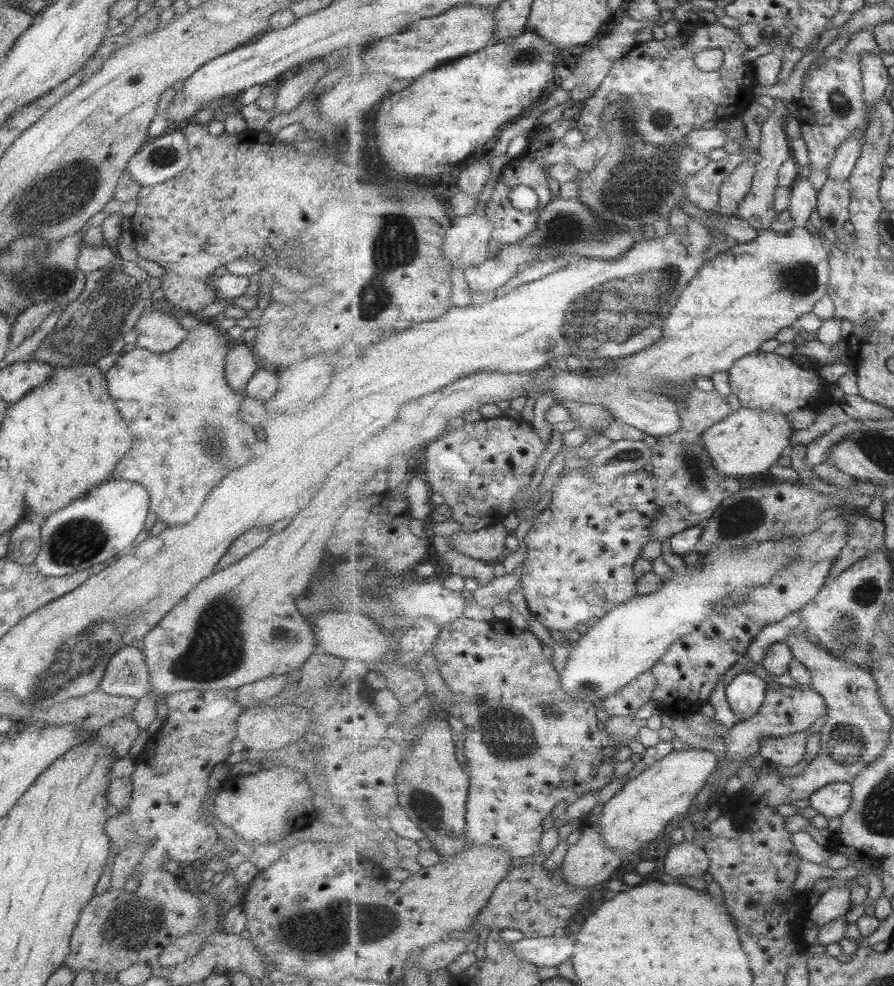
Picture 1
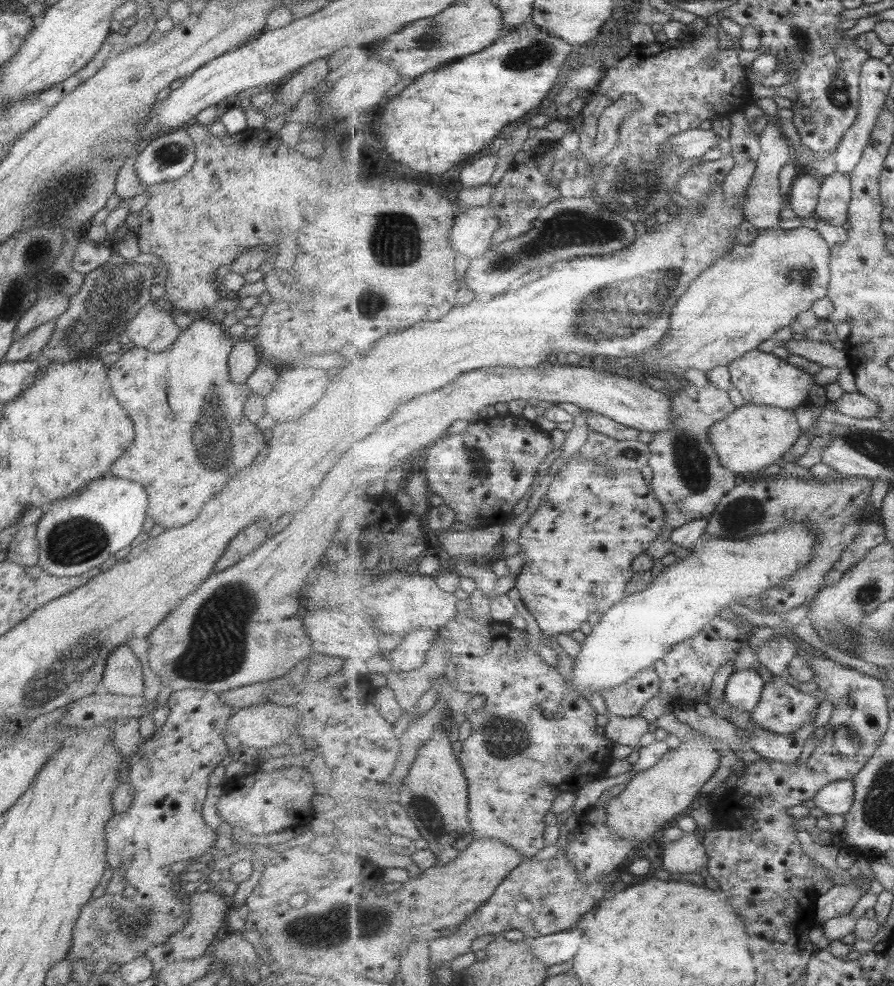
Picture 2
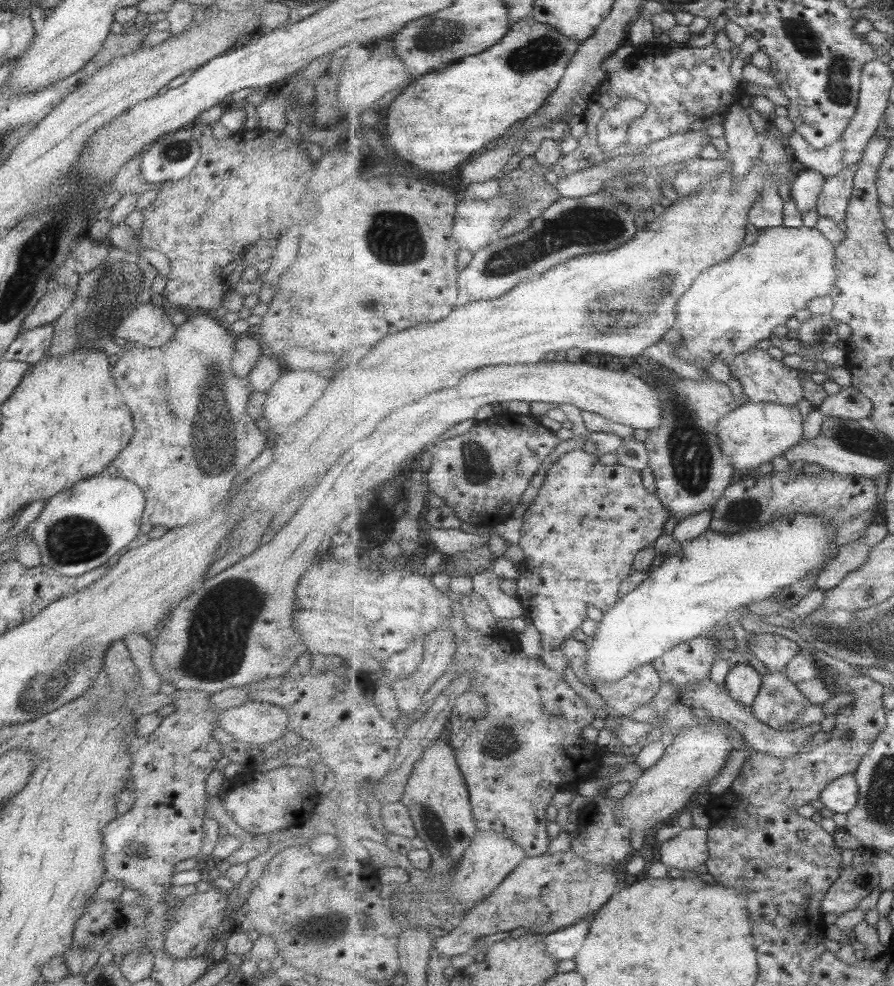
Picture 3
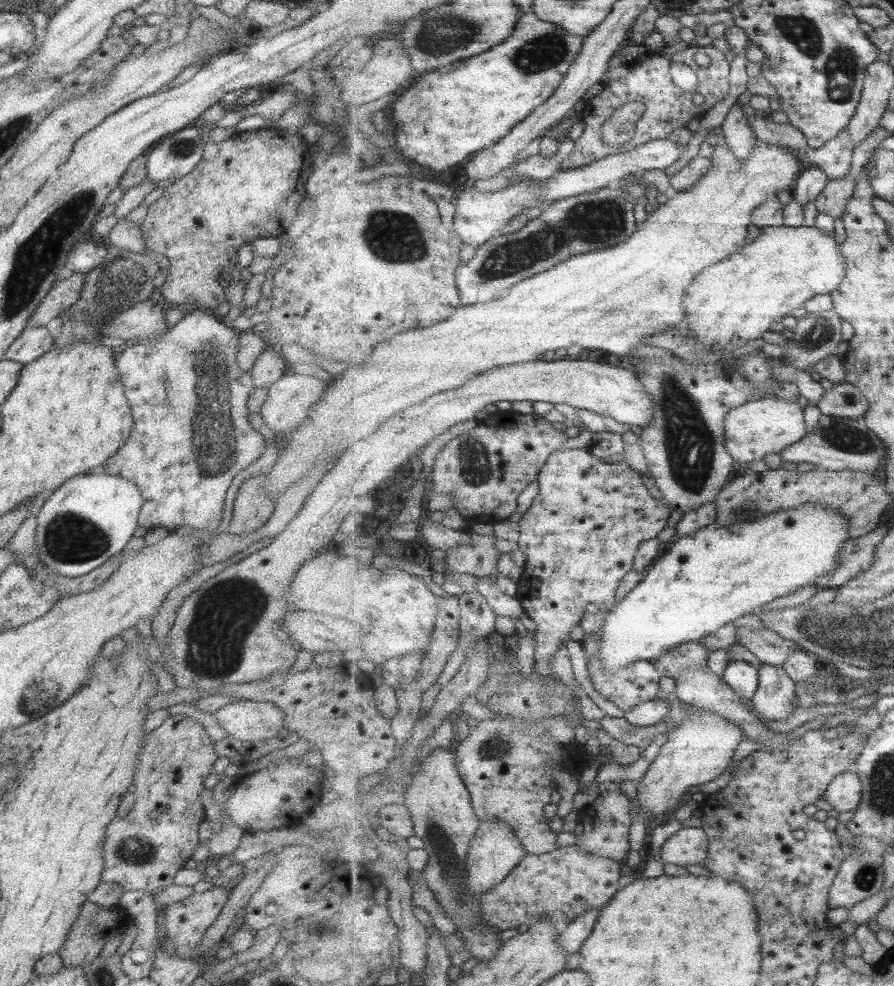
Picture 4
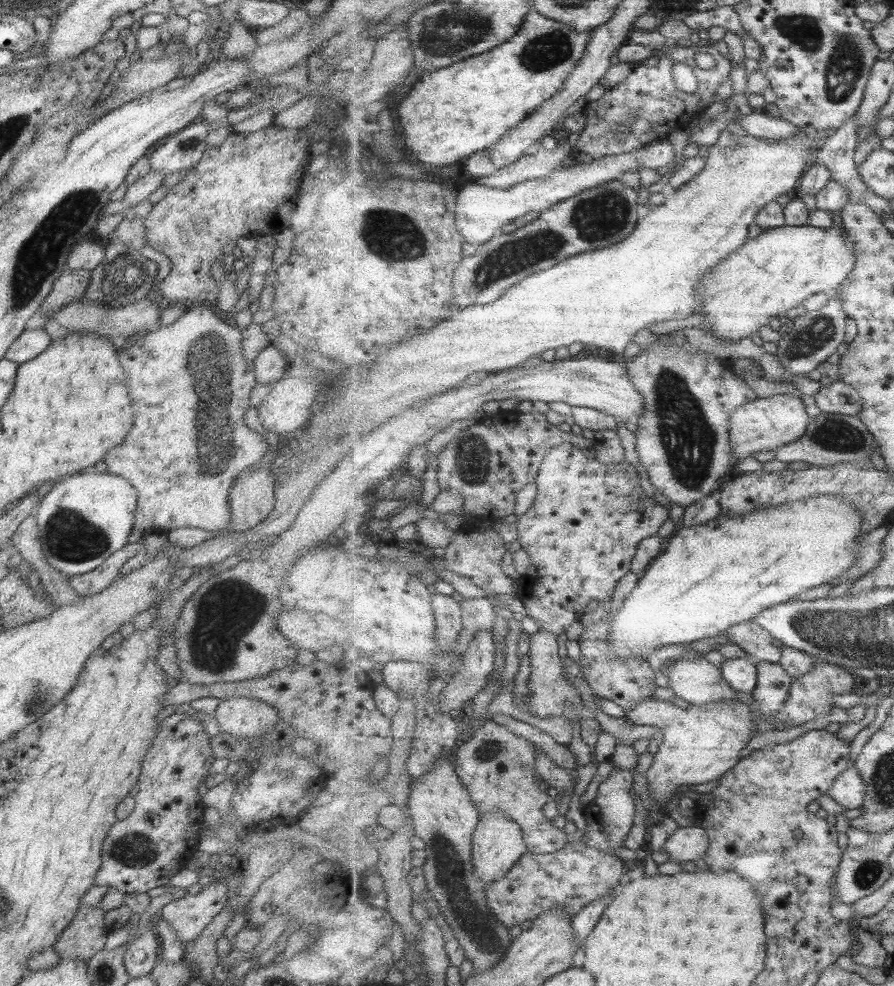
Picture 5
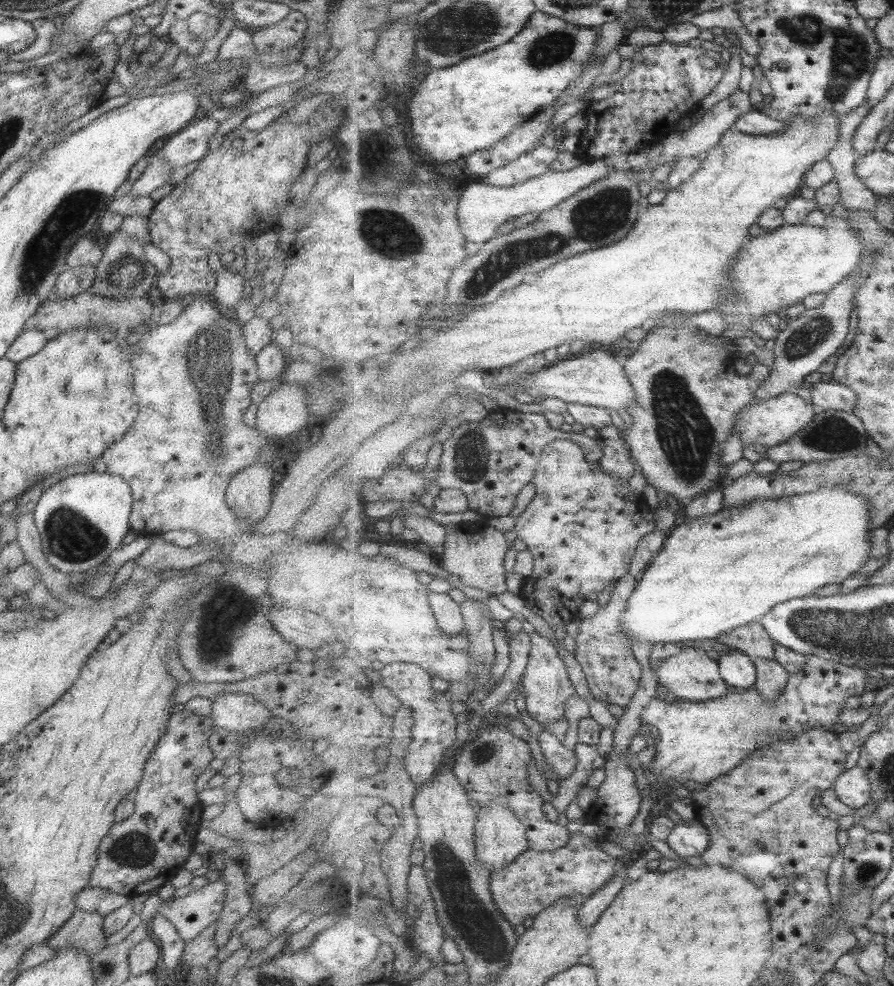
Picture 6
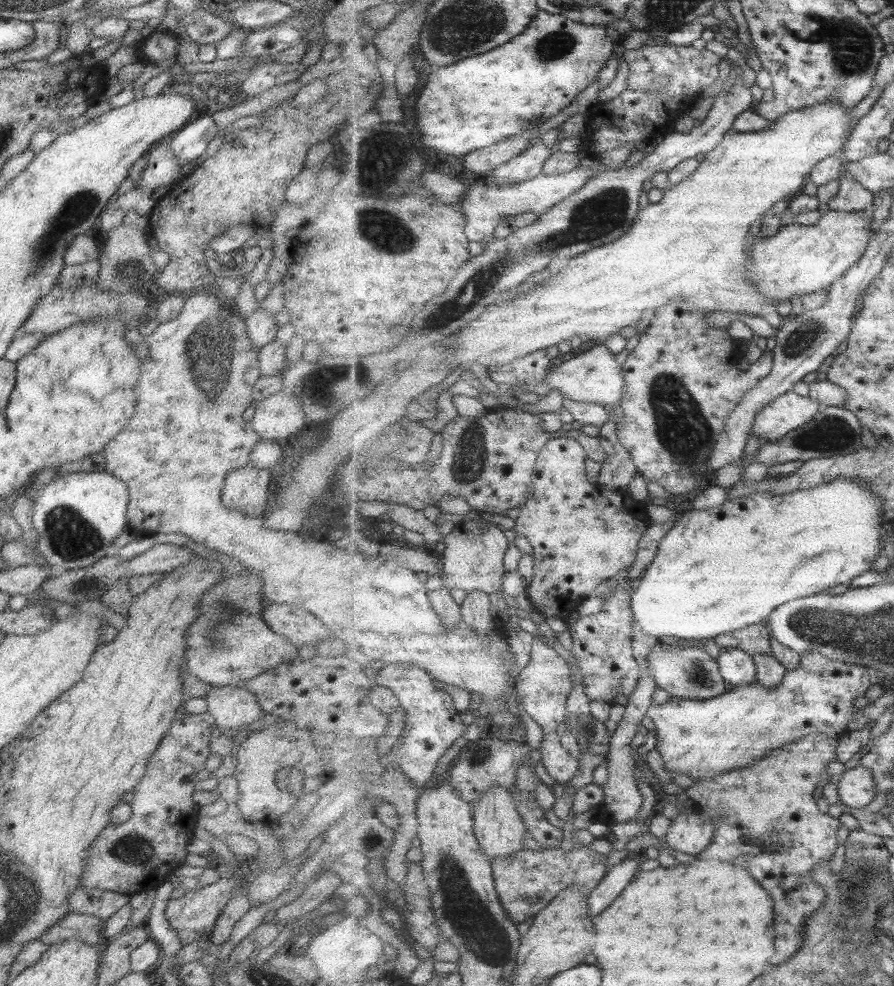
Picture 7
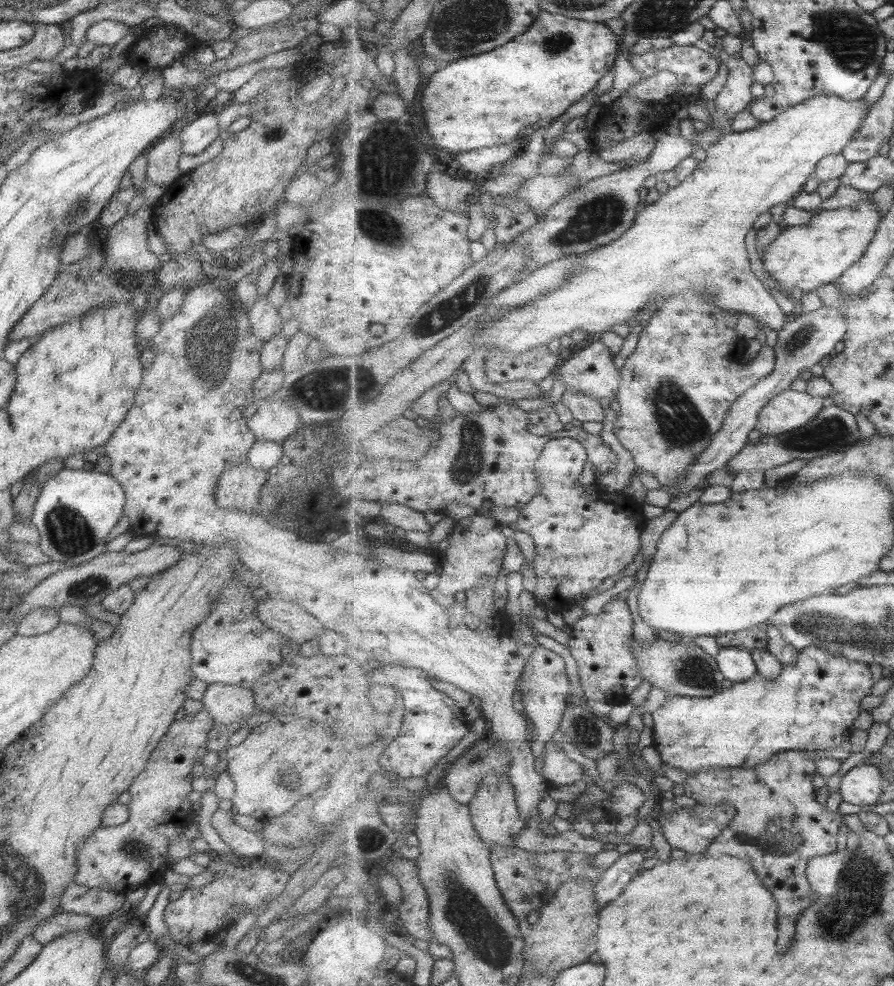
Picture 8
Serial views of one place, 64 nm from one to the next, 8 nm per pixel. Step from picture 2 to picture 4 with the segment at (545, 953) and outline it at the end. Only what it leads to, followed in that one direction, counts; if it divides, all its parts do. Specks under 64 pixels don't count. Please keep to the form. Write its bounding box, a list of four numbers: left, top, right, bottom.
[559,908,602,954]

